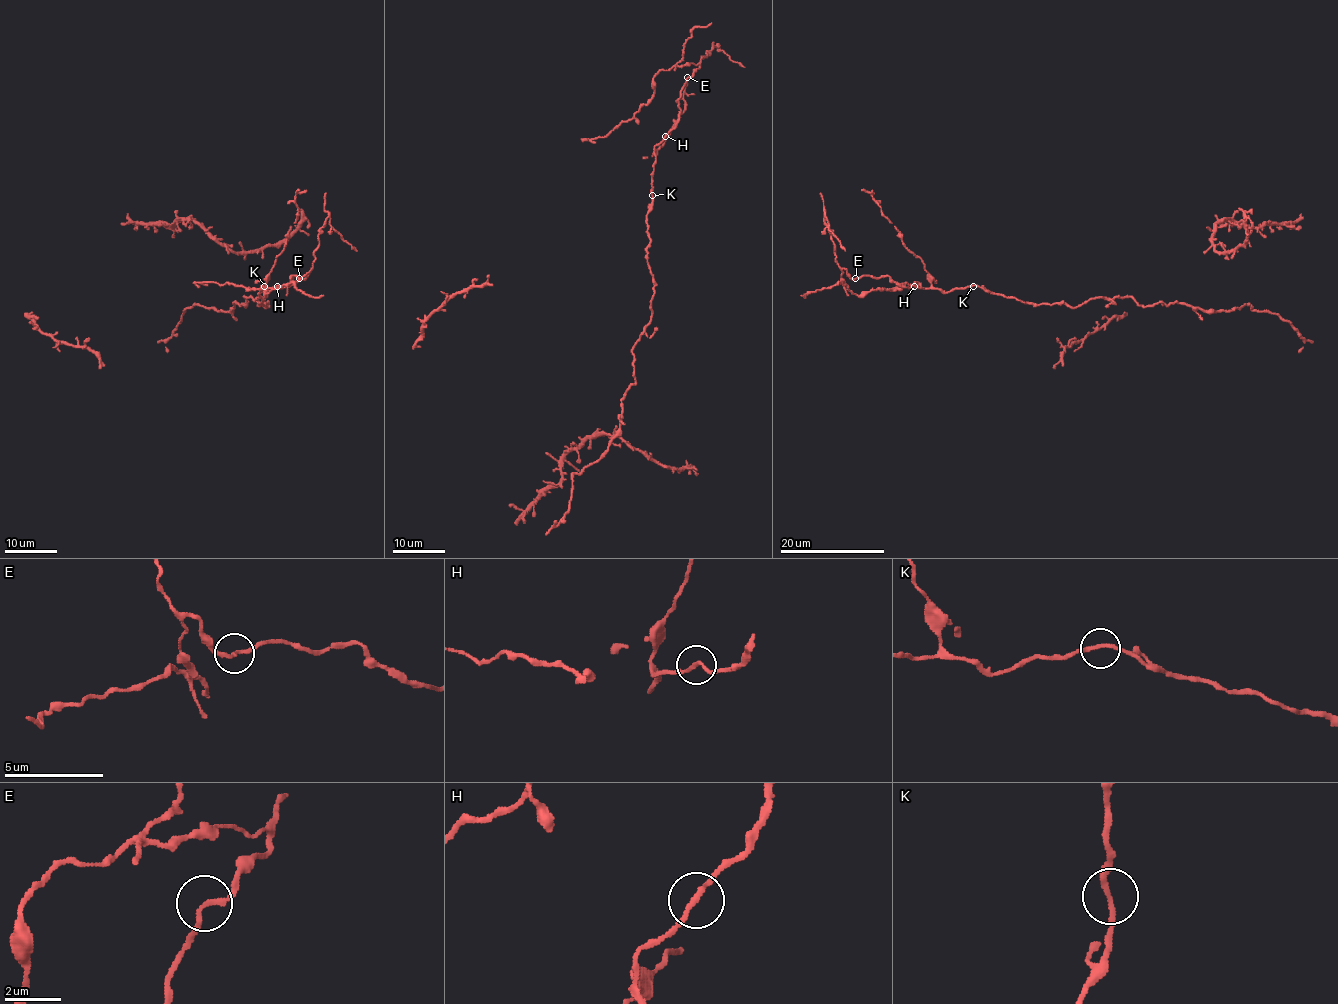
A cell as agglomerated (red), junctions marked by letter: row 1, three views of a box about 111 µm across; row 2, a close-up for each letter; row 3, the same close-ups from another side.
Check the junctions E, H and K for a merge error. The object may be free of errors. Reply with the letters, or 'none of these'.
E

